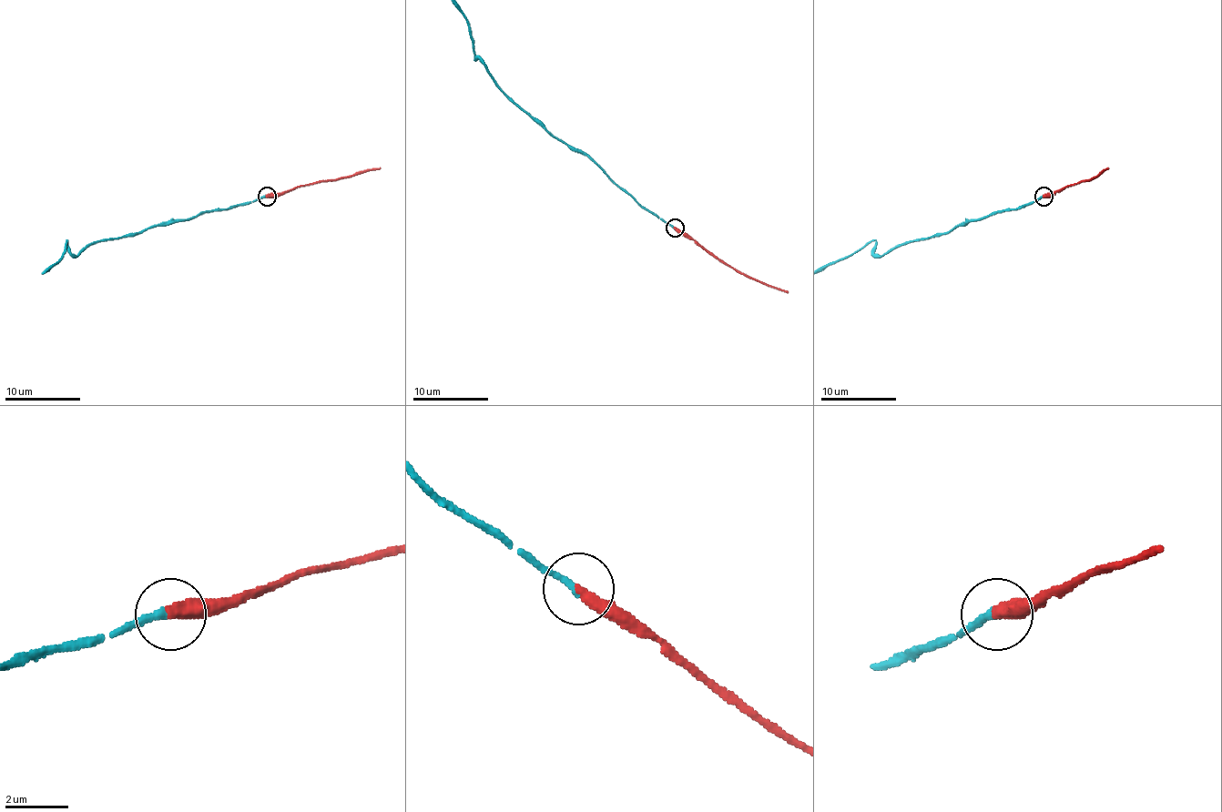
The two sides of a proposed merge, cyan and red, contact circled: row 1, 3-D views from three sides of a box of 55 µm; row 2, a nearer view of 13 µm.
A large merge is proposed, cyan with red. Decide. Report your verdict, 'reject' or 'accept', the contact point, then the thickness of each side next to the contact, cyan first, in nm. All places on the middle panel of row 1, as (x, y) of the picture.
accept | (675, 228) | 200/400 nm

